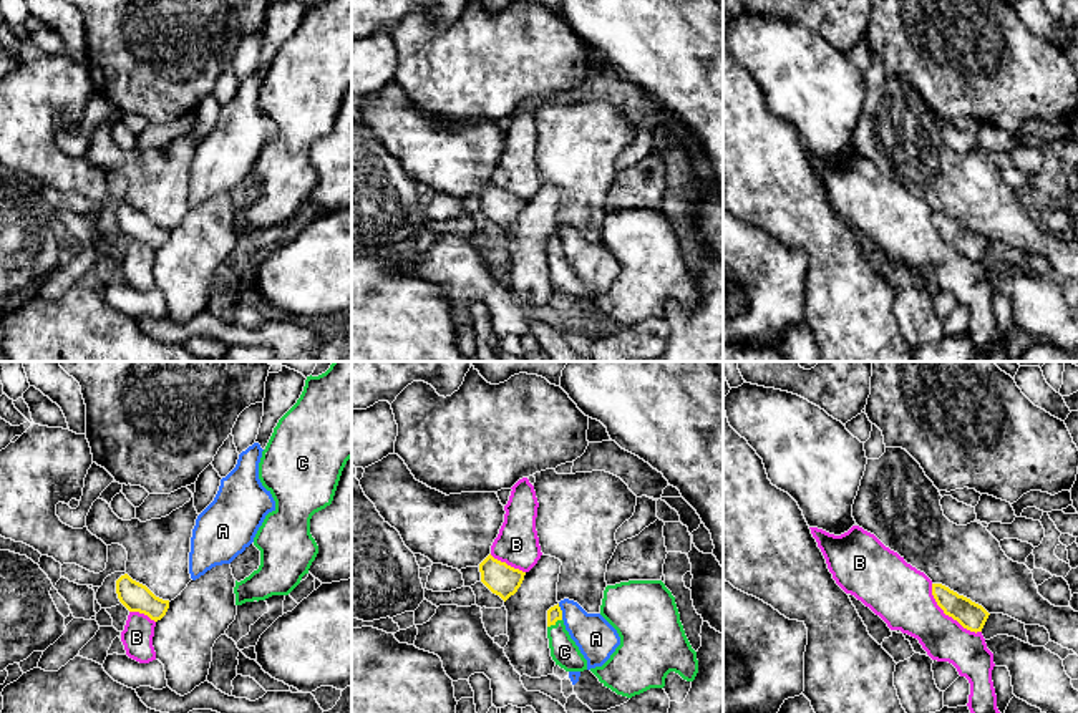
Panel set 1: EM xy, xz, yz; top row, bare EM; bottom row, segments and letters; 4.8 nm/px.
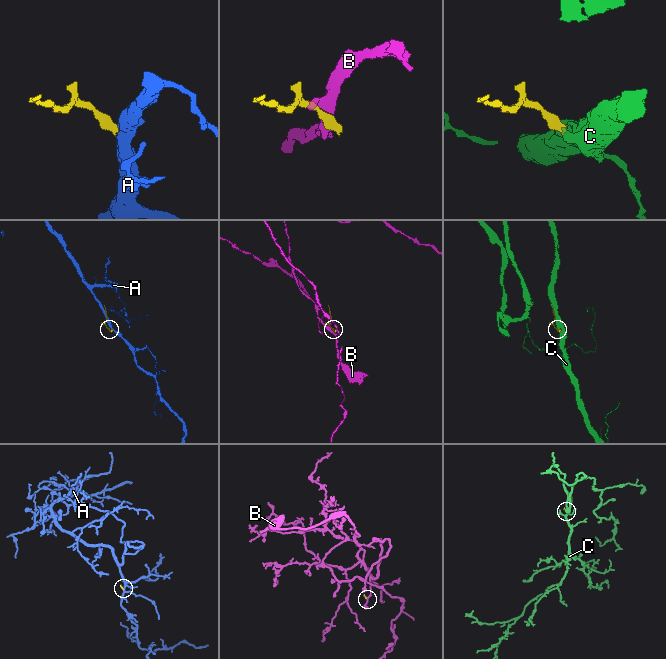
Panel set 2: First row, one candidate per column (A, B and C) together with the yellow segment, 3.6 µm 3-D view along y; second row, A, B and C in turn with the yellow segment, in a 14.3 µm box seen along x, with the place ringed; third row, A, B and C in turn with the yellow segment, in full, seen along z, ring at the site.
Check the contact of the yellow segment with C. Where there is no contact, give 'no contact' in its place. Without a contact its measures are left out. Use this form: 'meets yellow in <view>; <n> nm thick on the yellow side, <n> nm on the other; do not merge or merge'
meets yellow in xz; 70 nm thick on the yellow side, 140 nm on the other; merge

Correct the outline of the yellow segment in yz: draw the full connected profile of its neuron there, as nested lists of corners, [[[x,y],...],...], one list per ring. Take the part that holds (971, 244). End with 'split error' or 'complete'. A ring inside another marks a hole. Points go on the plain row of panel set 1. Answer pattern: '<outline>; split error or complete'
[[[932,212],[932,224],[945,244],[952,245],[970,260],[982,260],[990,244],[982,234],[959,224],[942,212]]]; complete

